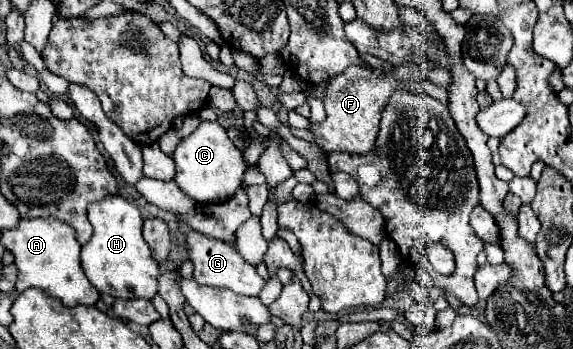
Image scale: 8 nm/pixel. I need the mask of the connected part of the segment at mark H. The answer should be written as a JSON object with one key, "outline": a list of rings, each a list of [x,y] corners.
{"outline":[[[113,195],[105,201],[87,205],[87,217],[93,225],[93,235],[81,247],[81,267],[91,285],[99,293],[107,293],[115,299],[153,299],[161,269],[141,235],[143,219],[139,209],[121,195]]]}

